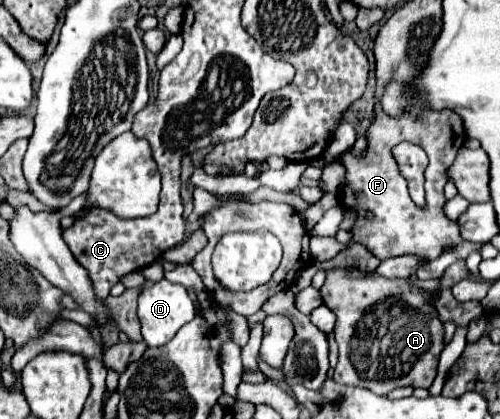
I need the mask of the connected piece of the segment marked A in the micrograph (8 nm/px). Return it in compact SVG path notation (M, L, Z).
M346 269L328 271L326 283L320 289L320 295L328 309L336 315L336 343L340 347L338 365L334 371L334 381L342 385L358 385L376 393L376 379L380 379L380 395L388 395L396 387L412 385L428 389L438 373L438 357L444 349L444 325L436 315L434 297L416 289L408 283L408 279L384 279L384 277L366 277L366 279L350 279L346 277Z

